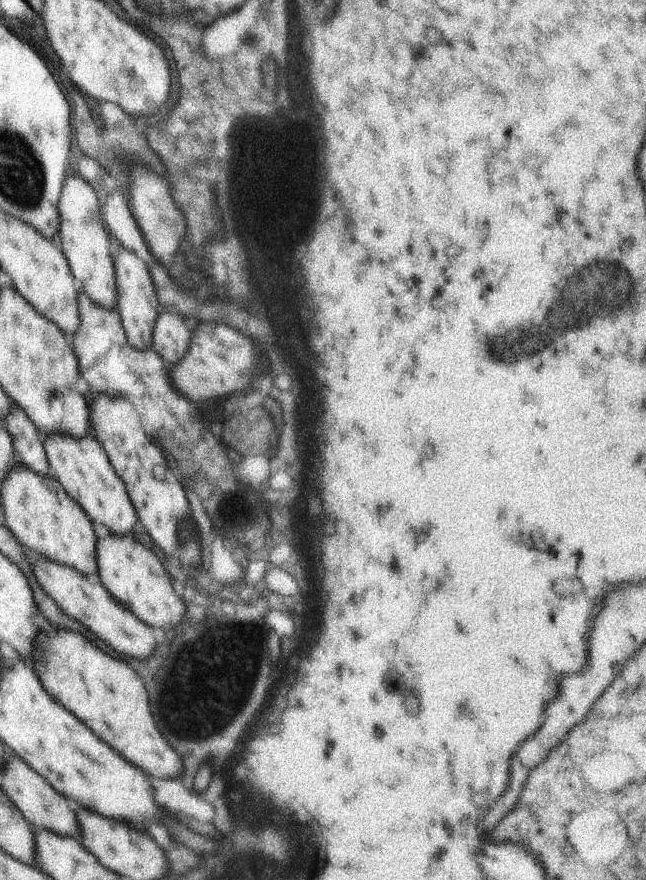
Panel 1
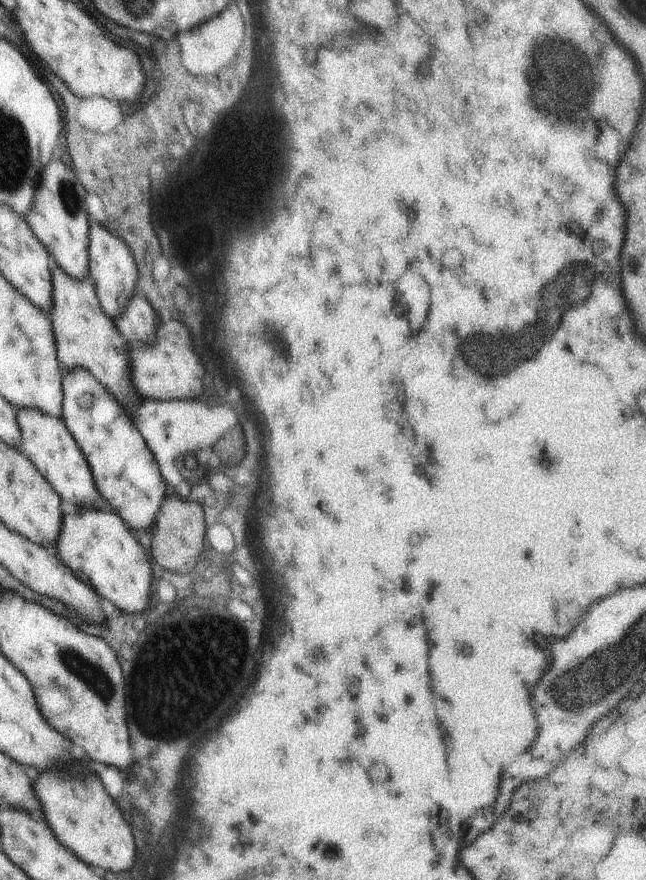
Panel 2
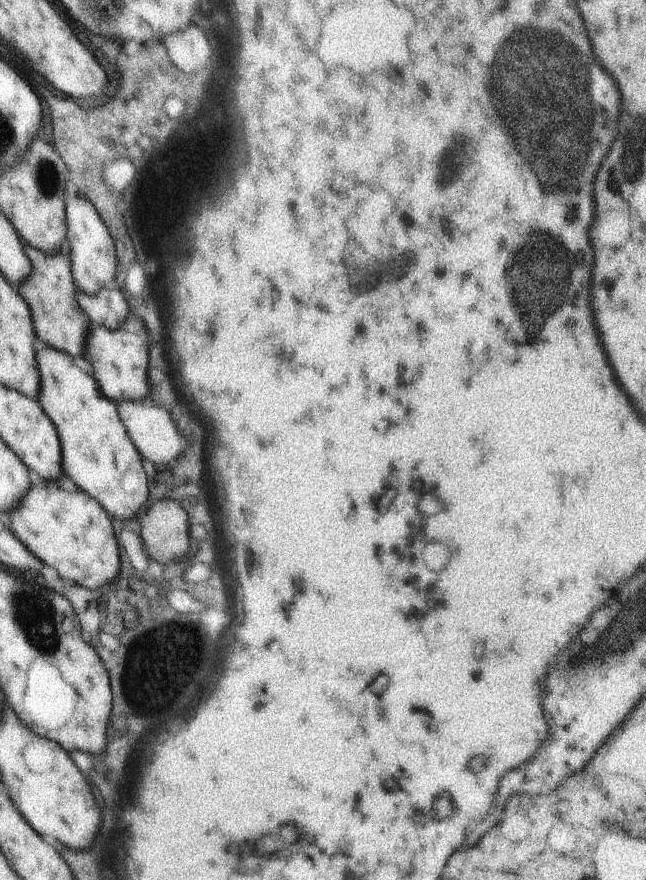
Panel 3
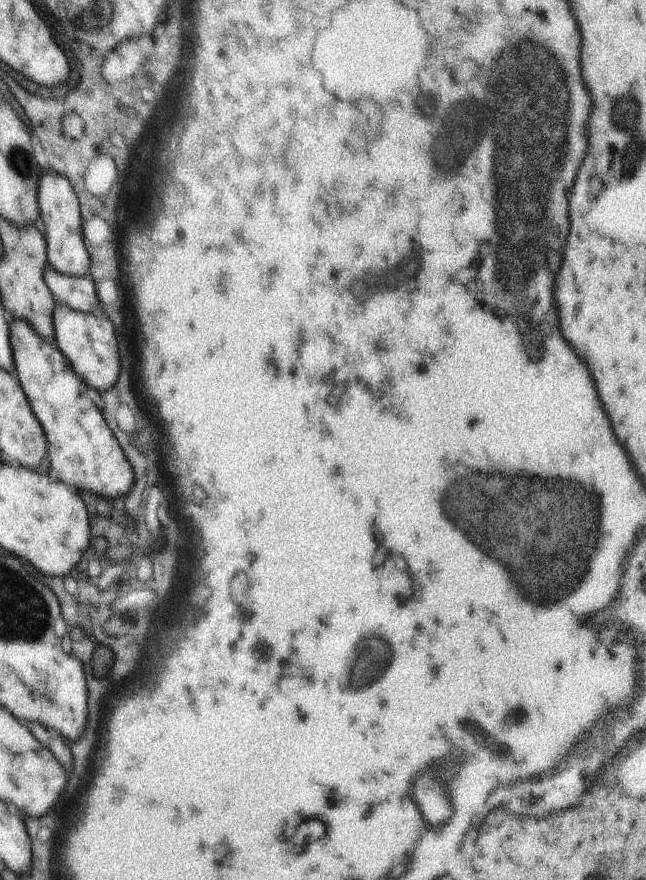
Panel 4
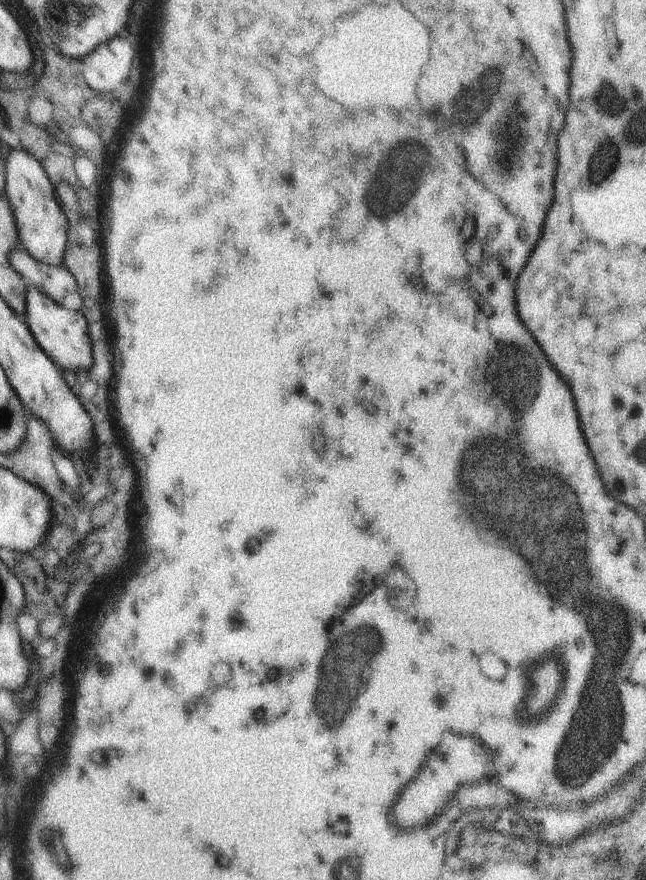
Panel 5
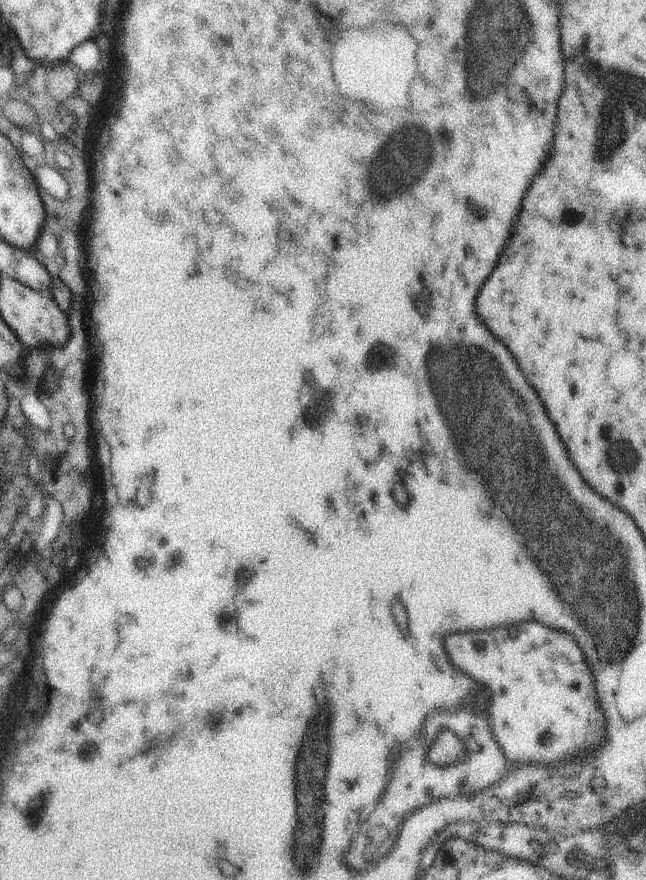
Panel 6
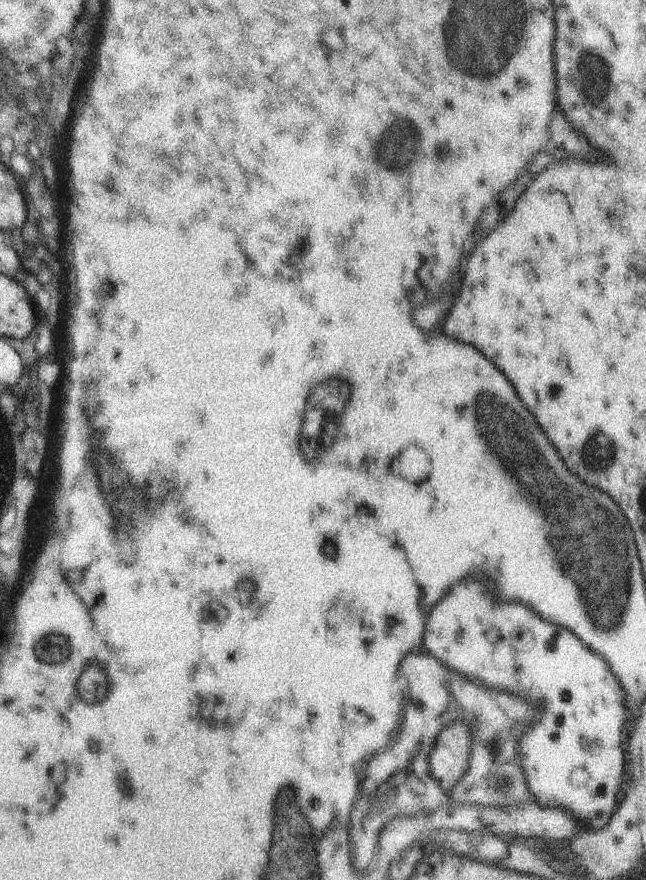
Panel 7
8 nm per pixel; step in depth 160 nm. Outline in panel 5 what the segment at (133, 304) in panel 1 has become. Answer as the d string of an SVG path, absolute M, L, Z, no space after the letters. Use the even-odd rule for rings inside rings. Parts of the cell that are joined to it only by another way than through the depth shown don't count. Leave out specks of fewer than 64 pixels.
M12 149L5 162L4 176L5 187L2 196L11 206L20 246L40 262L64 267L68 222L55 199L55 190L45 173L45 168L32 153L24 149Z

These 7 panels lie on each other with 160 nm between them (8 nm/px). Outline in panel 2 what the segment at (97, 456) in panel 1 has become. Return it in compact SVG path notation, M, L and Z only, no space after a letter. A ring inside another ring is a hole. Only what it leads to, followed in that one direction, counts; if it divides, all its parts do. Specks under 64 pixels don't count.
M34 407L16 408L15 419L21 433L19 449L60 495L63 514L76 514L79 510L96 507L96 499L102 496L95 487L84 455L64 421Z

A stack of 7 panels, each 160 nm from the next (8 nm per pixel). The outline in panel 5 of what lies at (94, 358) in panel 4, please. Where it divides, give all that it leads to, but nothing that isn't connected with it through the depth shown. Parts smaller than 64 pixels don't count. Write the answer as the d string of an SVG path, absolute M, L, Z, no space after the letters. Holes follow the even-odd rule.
M27 284L25 294L25 313L22 318L29 326L34 340L58 364L62 370L91 369L93 358L91 354L91 340L88 334L86 318L80 311L71 311L63 308L47 294L40 292L34 285Z

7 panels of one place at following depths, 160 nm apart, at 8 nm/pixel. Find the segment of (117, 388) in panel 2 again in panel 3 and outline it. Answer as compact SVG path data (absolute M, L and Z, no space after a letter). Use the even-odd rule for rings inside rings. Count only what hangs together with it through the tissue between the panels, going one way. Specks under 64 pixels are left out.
M29 243L24 244L23 248L31 262L31 271L16 290L31 310L35 335L48 346L68 356L82 355L87 330L92 324L75 299L78 288L72 278L71 260L67 248L46 254Z

